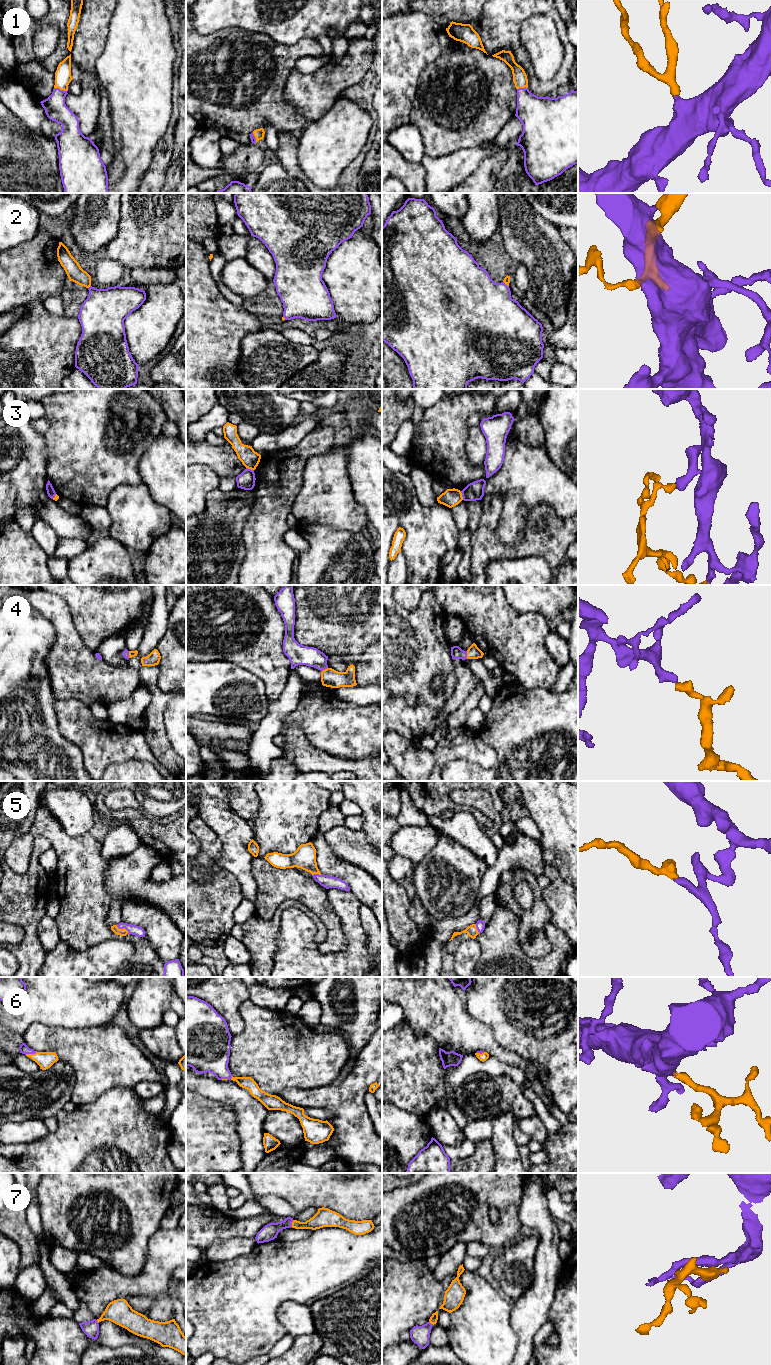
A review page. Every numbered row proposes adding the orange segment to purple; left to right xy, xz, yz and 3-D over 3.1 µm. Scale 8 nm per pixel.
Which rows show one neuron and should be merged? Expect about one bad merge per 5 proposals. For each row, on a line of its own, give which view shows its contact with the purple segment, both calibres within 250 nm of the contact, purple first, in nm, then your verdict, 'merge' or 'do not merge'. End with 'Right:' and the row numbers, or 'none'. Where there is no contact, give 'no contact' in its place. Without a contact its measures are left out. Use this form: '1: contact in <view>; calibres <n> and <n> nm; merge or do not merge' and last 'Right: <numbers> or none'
1: contact in xy; calibres 180 and 130 nm; merge
2: contact in xy; calibres 360 and 140 nm; merge
3: contact in yz; calibres 150 and 140 nm; do not merge
4: contact in yz; calibres 100 and 110 nm; merge
5: contact in xy; calibres 80 and 60 nm; merge
6: contact in xy; calibres 80 and 140 nm; merge
7: contact in xz; calibres 130 and 130 nm; merge
Right: 1, 2, 4, 5, 6, 7

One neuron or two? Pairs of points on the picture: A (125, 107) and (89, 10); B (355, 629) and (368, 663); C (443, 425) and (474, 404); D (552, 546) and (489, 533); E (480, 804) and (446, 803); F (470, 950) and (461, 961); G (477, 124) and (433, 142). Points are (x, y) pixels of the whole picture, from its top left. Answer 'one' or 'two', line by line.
A: two
B: two
C: one
D: one
E: two
F: one
G: one

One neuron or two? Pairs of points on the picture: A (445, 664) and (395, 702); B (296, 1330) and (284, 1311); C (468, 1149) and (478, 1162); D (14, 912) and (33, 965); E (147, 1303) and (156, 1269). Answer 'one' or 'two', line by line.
A: two
B: one
C: two
D: one
E: two

